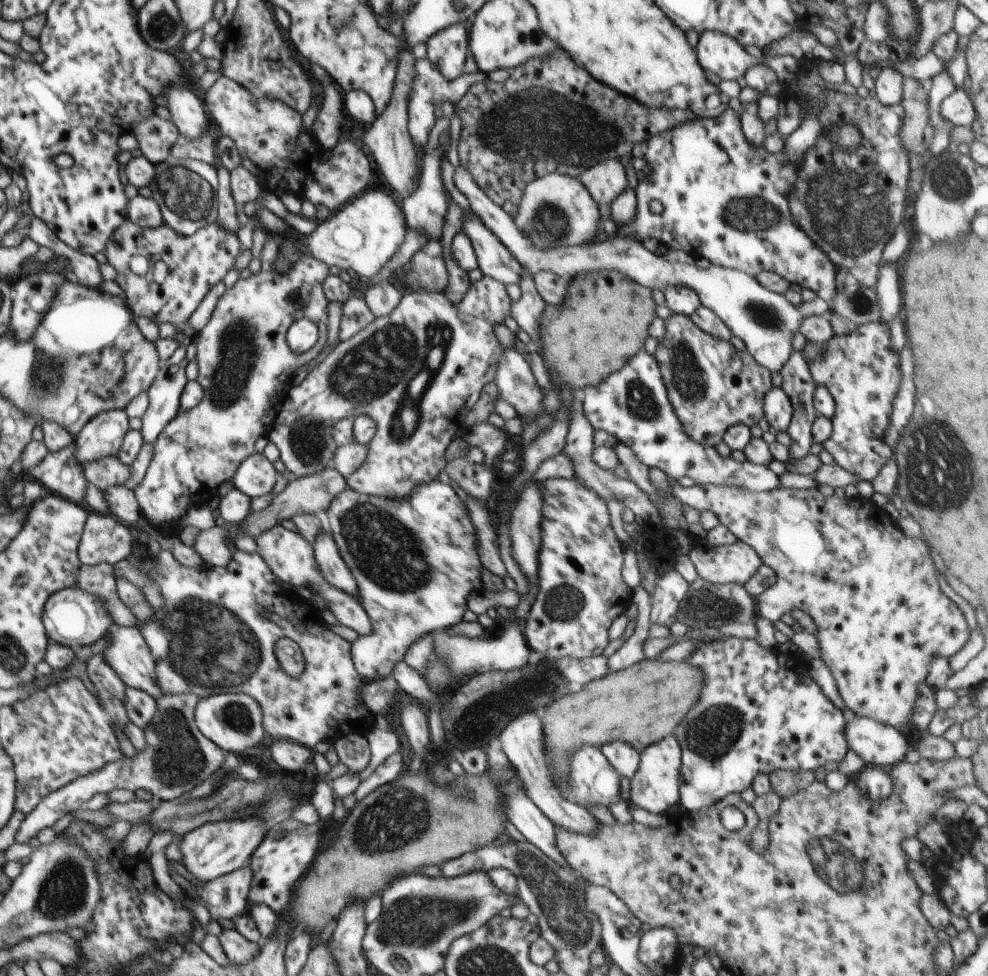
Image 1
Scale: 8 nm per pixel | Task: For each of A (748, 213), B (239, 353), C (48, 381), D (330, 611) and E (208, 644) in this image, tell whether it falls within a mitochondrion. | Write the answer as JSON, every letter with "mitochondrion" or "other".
{"A":"mitochondrion","B":"mitochondrion","C":"mitochondrion","D":"other","E":"mitochondrion"}

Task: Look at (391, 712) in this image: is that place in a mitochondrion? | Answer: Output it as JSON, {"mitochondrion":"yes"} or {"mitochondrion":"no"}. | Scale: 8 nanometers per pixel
{"mitochondrion":"no"}

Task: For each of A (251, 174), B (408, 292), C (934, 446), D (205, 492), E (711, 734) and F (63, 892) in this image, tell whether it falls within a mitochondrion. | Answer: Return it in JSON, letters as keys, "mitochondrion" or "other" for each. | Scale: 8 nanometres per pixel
{"A":"other","B":"other","C":"mitochondrion","D":"other","E":"mitochondrion","F":"mitochondrion"}

